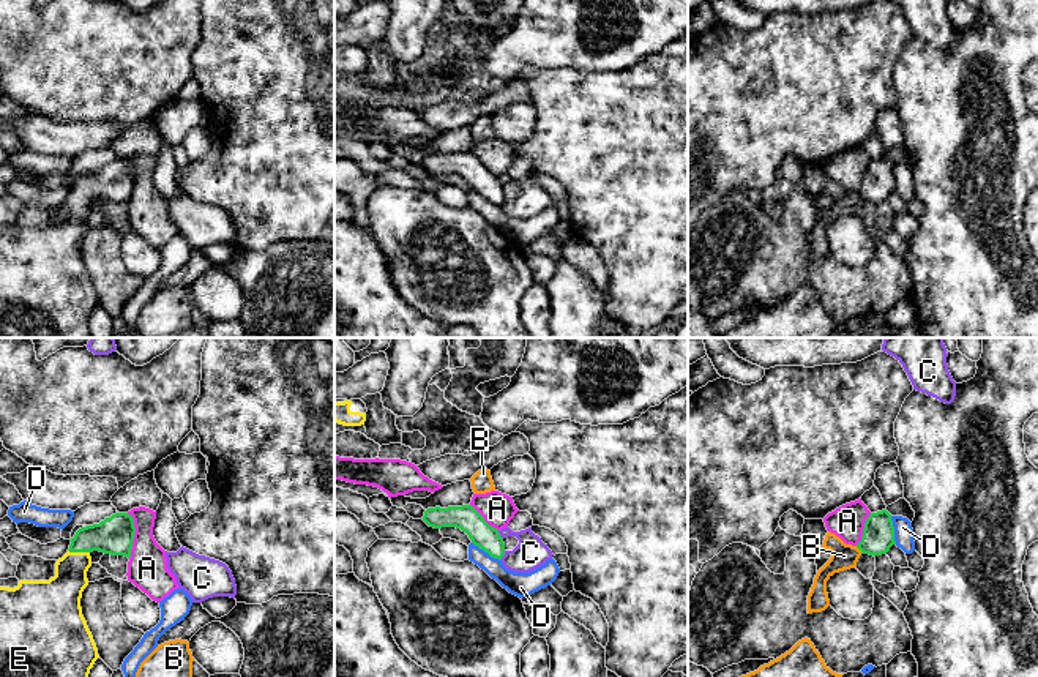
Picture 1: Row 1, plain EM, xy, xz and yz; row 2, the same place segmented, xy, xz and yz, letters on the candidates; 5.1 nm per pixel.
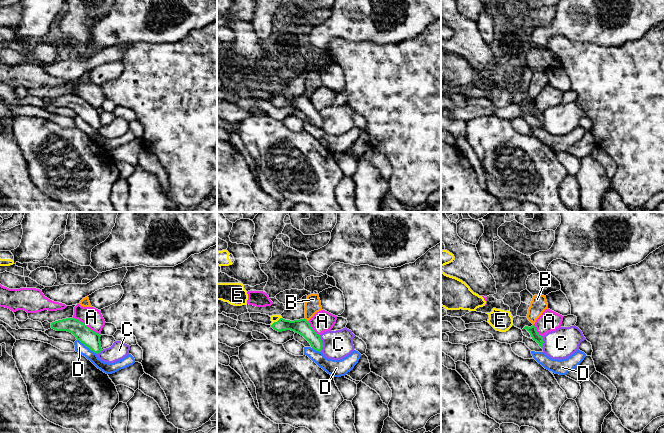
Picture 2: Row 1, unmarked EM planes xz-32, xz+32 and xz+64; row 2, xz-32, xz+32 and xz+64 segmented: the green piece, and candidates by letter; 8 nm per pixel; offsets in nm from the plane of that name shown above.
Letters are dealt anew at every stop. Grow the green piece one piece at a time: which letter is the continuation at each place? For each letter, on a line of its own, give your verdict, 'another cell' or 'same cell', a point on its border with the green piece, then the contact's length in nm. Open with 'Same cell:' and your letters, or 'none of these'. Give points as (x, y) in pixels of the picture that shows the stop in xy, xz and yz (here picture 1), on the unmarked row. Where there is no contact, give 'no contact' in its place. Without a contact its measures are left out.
Same cell: E
A: another cell; contact xy (133, 182); length 240 nm
B: another cell; contact yz (858, 194); length 50 nm
C: another cell; contact xz (504, 201); length 50 nm
D: another cell; contact xz (486, 198); length 180 nm
E: same cell; contact xy (79, 198); length 110 nm

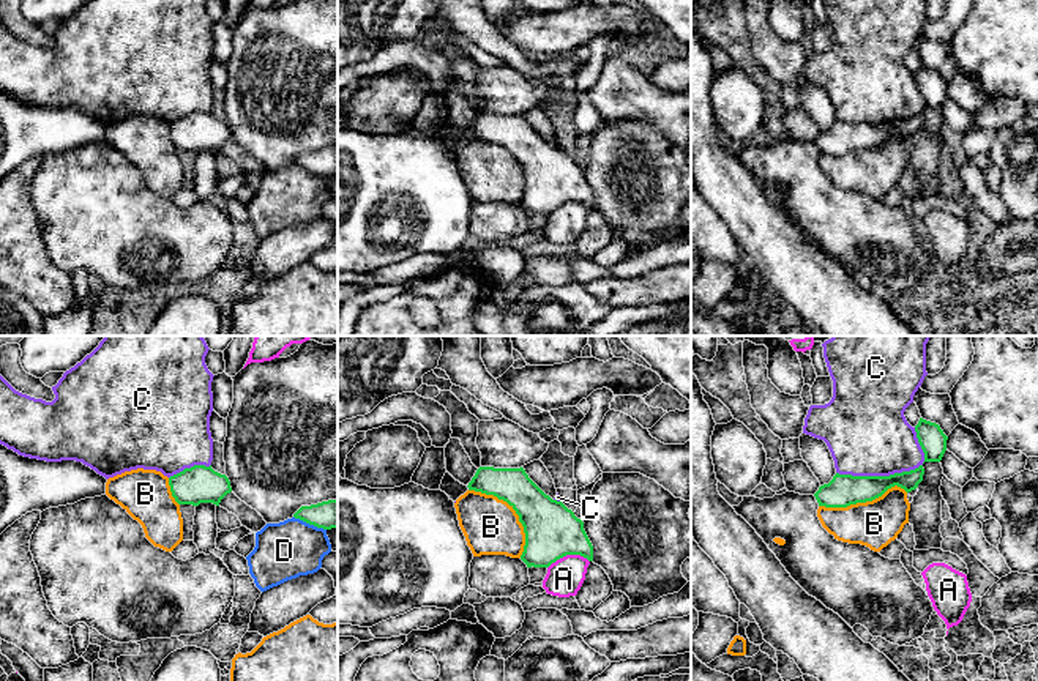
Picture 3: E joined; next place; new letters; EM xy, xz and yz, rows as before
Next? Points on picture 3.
Same cell: none of these
A: another cell; contact xz (568, 200); length 220 nm
B: another cell; contact xz (515, 156); length 440 nm
C: another cell; contact yz (896, 120); length 480 nm
D: another cell; contact xy (309, 171); length 180 nm

